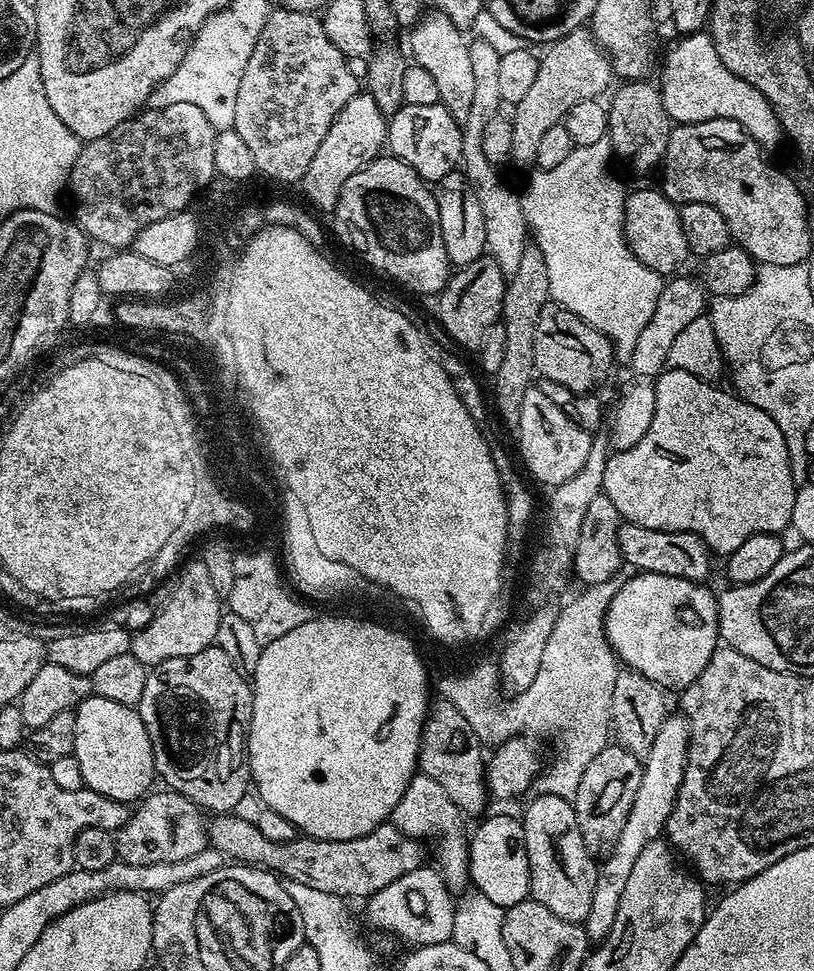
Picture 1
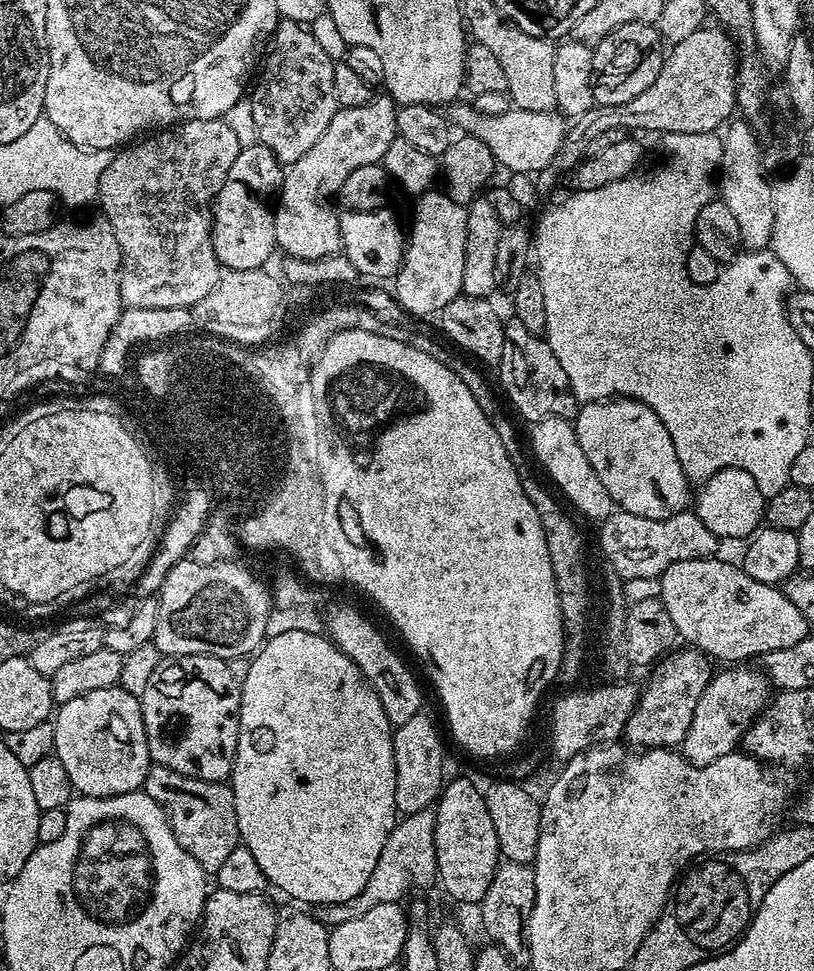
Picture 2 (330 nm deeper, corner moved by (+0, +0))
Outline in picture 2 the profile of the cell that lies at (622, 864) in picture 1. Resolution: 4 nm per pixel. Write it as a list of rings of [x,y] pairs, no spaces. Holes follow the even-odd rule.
[[[748,666],[725,668],[728,668],[725,672],[717,671],[706,690],[702,690],[702,698],[698,698],[698,706],[694,706],[694,720],[682,741],[684,759],[699,768],[737,751],[748,728],[770,699],[769,681],[759,671],[751,672]]]

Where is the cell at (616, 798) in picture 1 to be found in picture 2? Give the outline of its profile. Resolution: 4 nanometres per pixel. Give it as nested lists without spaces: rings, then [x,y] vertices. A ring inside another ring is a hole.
[[[684,646],[681,649],[681,652],[676,652],[677,650],[669,651],[655,665],[654,671],[656,673],[653,674],[652,681],[639,693],[636,708],[630,714],[630,718],[624,727],[622,740],[625,745],[639,746],[644,750],[672,748],[686,738],[686,730],[690,728],[690,722],[694,720],[694,706],[698,706],[698,698],[702,698],[702,690],[706,690],[706,686],[712,681],[714,664],[703,652],[697,652],[691,646]]]

